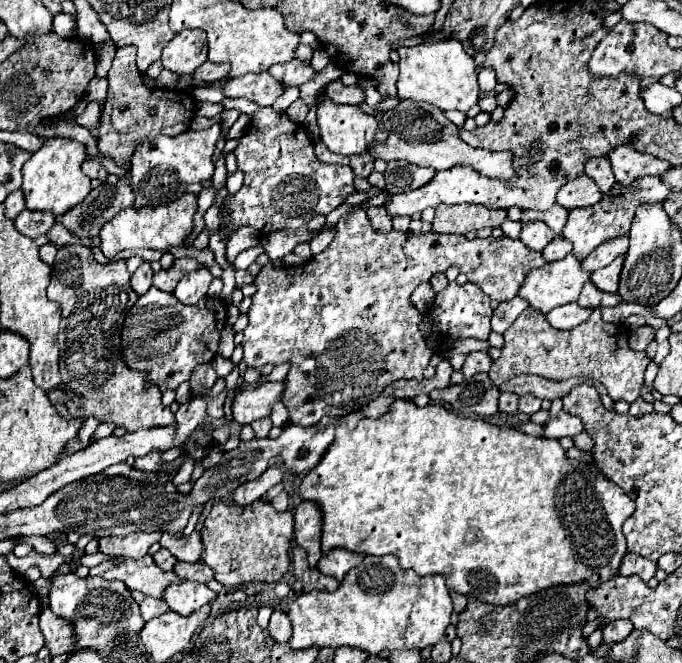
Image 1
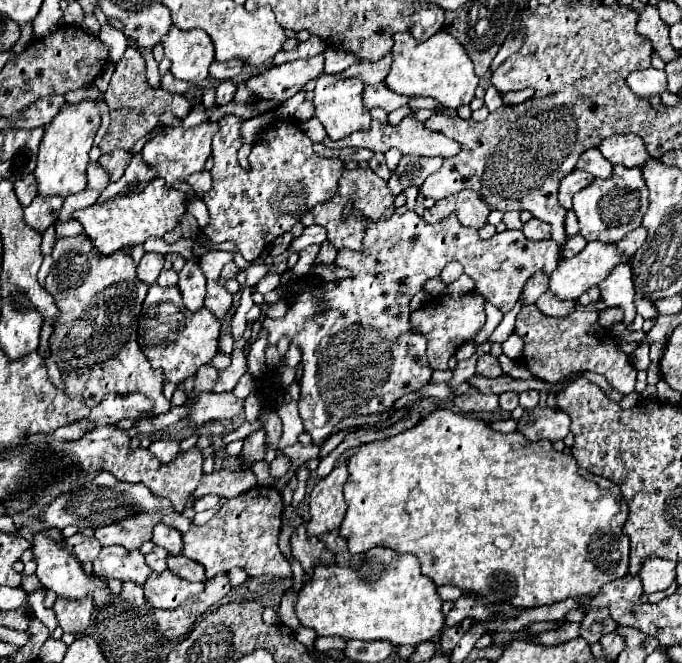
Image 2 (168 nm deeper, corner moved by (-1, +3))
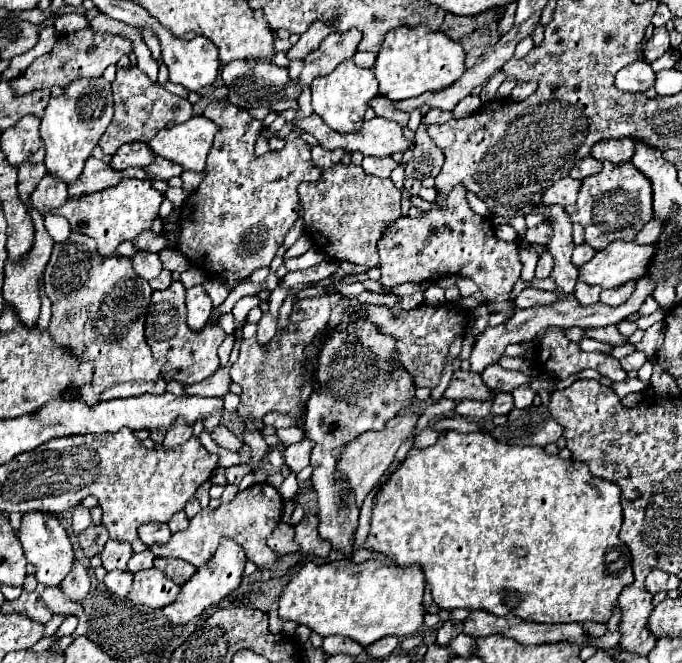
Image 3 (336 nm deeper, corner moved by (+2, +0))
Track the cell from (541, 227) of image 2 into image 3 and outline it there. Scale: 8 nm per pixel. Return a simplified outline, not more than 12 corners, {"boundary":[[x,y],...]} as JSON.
{"boundary":[[551,224],[527,230],[525,240],[547,246],[553,236]]}

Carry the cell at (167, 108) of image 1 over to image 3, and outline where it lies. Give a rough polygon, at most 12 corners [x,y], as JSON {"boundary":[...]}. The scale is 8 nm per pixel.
{"boundary":[[137,66],[117,68],[115,116],[99,140],[113,156],[193,116],[185,98]]}

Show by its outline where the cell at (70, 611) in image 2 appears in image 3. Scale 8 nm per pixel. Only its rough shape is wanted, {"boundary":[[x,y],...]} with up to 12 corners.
{"boundary":[[75,558],[59,586],[71,600],[89,594],[89,574]]}

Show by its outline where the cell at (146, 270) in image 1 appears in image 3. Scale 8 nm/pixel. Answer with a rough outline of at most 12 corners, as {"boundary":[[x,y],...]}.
{"boundary":[[151,252],[133,256],[135,272],[153,280],[159,276],[161,260]]}

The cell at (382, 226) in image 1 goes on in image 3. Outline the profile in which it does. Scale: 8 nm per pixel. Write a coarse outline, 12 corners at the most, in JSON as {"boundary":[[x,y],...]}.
{"boundary":[[339,162],[297,192],[325,256],[367,268],[403,216],[389,178]]}

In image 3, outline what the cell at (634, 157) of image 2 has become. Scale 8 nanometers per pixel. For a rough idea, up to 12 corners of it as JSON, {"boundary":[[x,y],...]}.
{"boundary":[[633,138],[601,140],[591,148],[595,160],[629,162]]}

